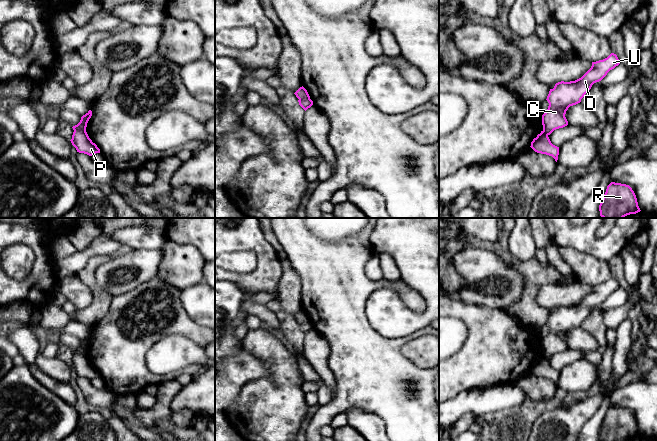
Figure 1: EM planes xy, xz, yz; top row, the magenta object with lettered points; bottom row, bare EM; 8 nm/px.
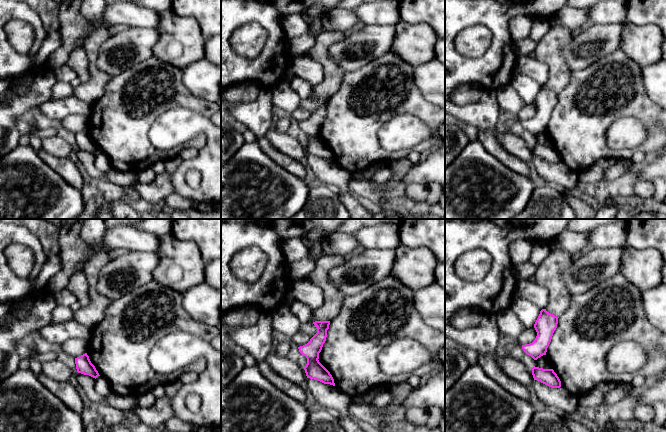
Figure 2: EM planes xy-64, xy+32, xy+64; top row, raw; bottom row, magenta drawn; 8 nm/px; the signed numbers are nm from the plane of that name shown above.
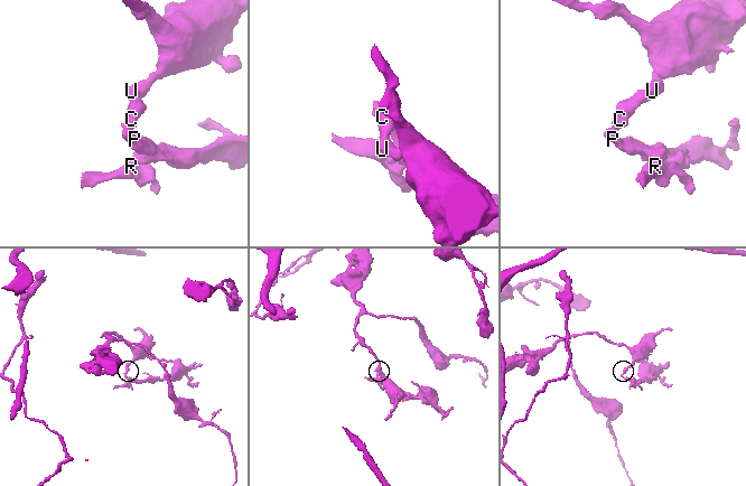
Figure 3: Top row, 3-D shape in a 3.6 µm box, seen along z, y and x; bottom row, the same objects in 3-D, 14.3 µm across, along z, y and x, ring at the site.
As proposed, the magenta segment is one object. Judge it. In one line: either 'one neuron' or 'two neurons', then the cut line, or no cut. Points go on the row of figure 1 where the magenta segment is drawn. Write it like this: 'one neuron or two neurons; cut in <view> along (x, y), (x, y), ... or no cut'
two neurons; cut in xy along (74, 130), (83, 130), (85, 132)

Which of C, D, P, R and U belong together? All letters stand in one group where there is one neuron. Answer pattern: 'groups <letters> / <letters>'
groups C D U / P R

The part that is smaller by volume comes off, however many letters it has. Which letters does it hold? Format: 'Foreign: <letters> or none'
Foreign: P, R

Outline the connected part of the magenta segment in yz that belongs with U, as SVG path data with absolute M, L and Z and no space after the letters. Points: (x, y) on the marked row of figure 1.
M616 54L592 62L591 68L579 79L570 82L558 82L547 96L548 109L542 115L543 132L550 135L554 130L568 125L565 117L570 106L581 102L592 85L601 81L607 73L620 64Z

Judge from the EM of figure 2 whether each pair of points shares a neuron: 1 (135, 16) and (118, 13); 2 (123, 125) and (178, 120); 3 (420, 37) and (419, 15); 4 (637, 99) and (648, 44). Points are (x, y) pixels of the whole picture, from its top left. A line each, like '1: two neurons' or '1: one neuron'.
1: one neuron
2: two neurons
3: two neurons
4: two neurons

